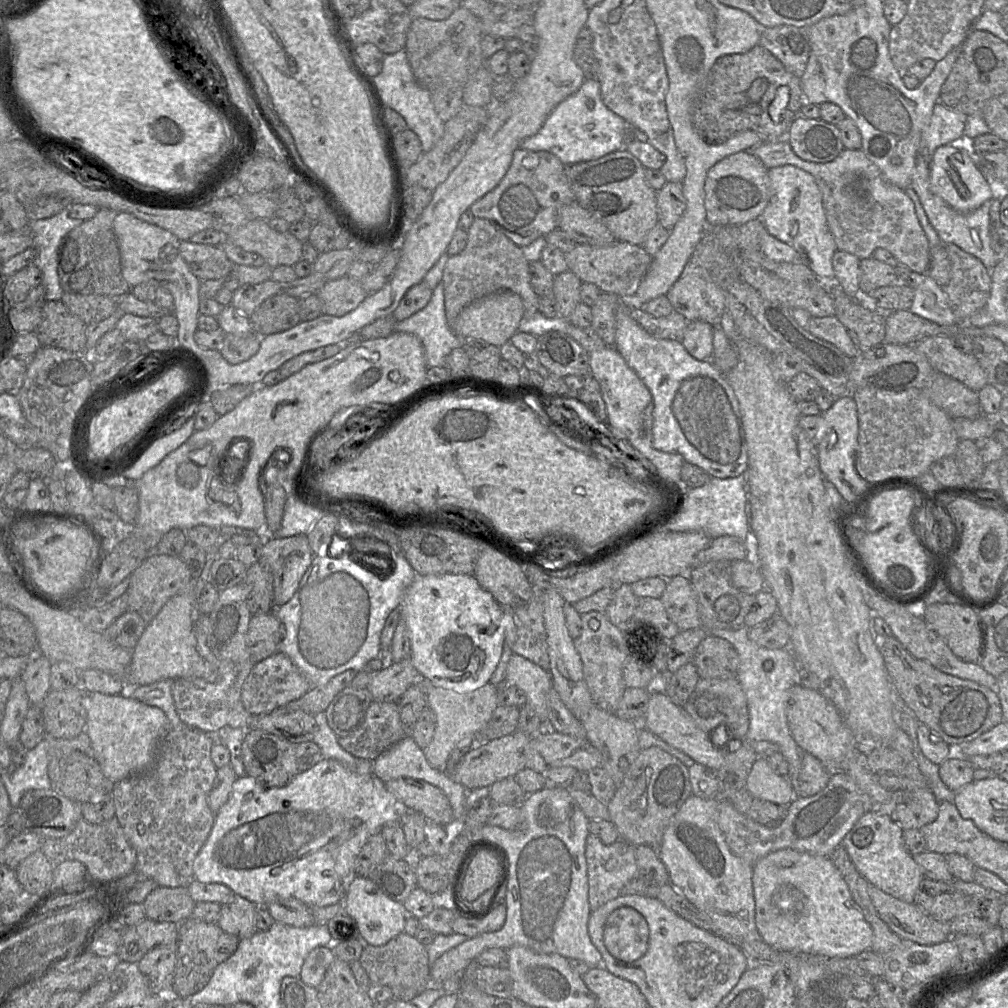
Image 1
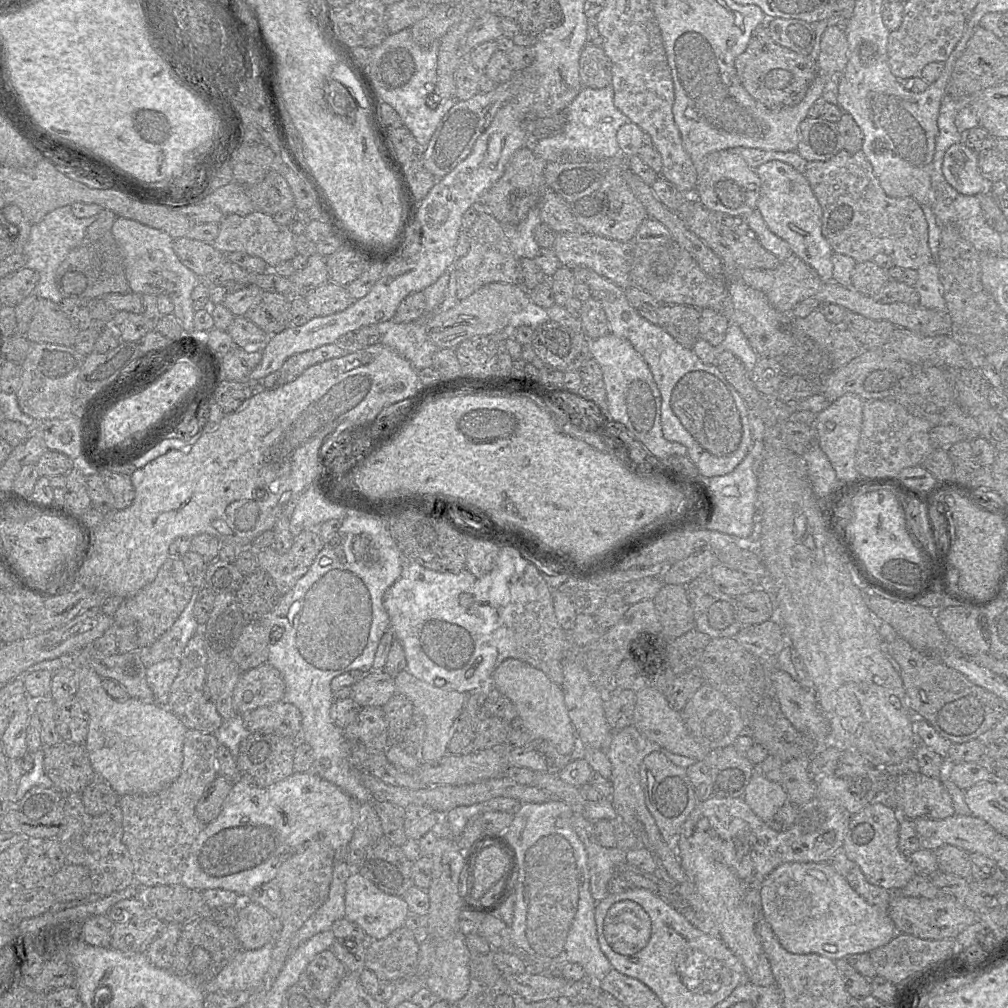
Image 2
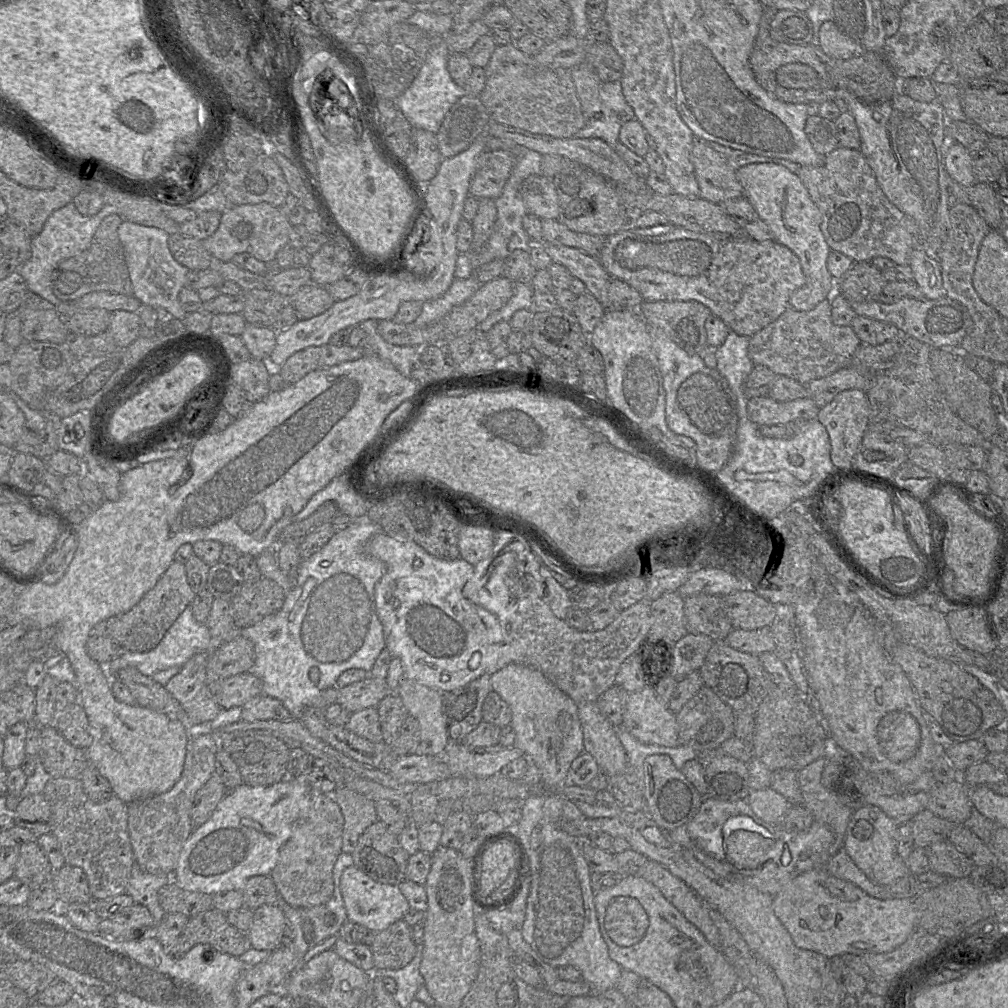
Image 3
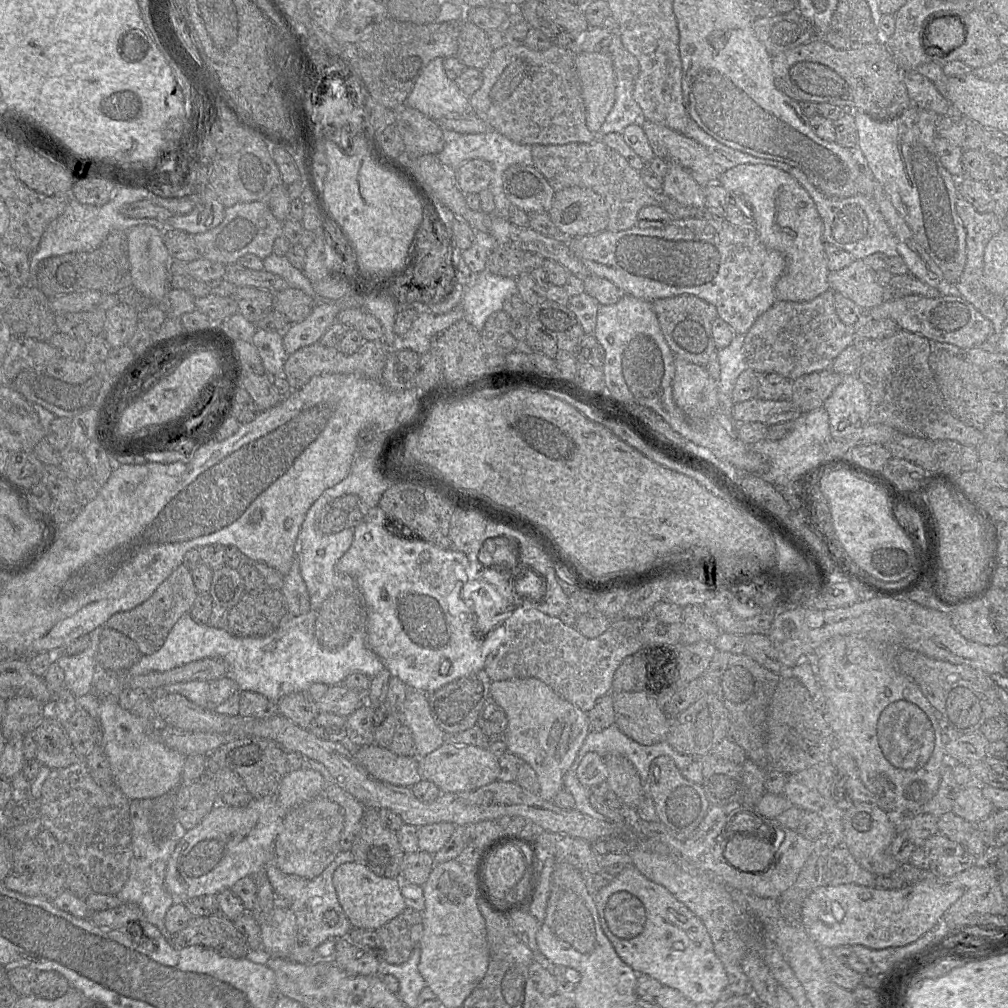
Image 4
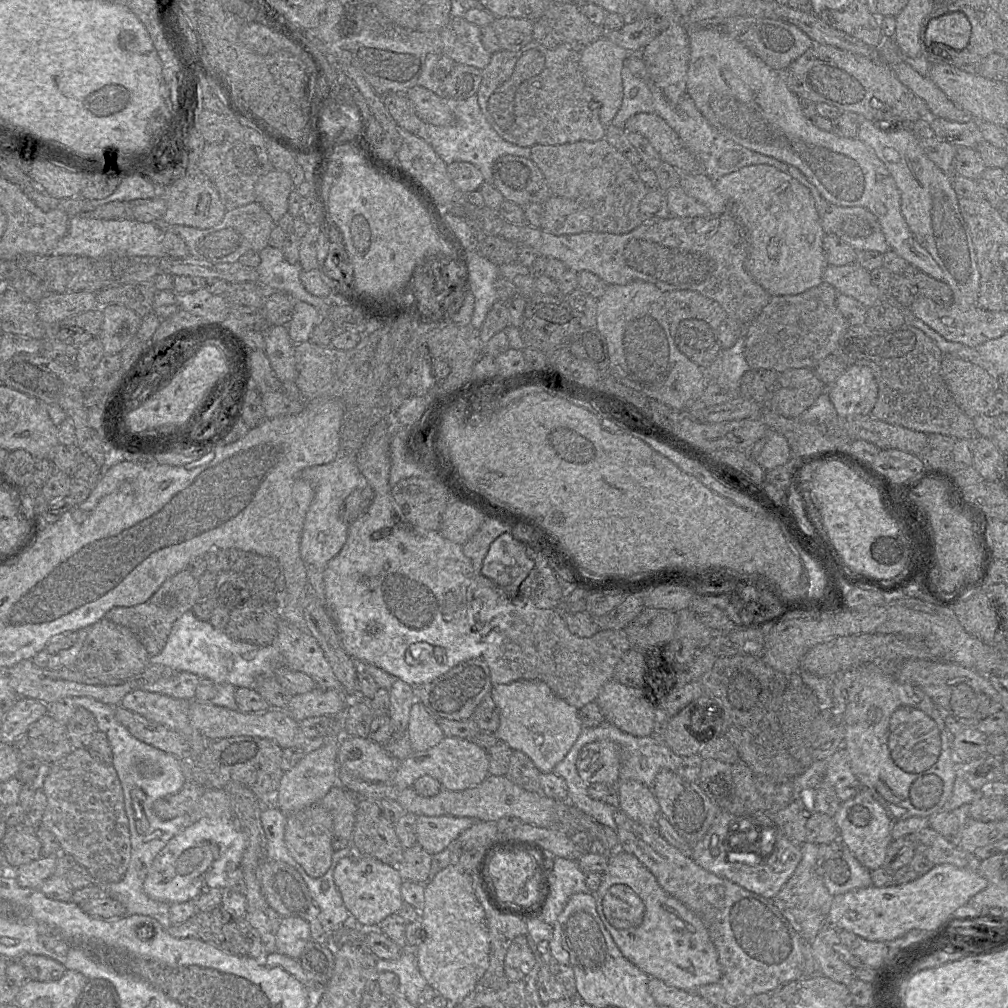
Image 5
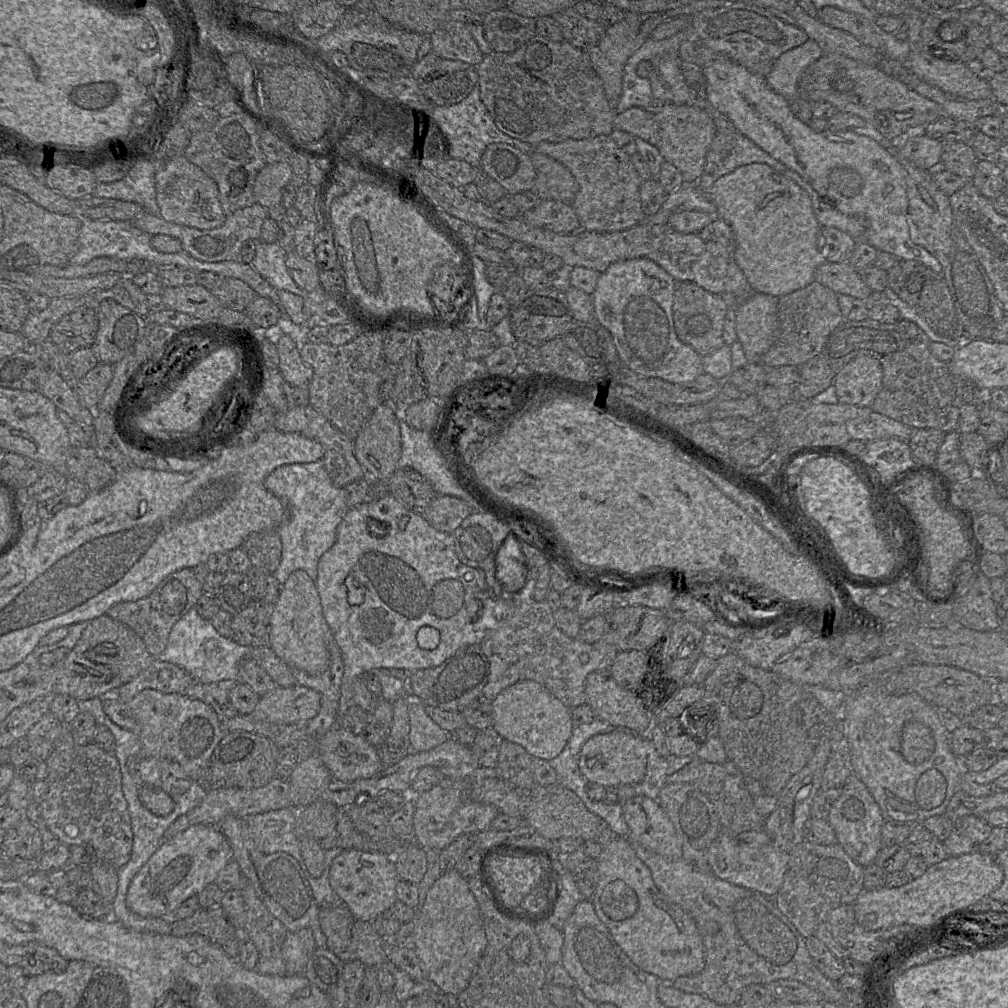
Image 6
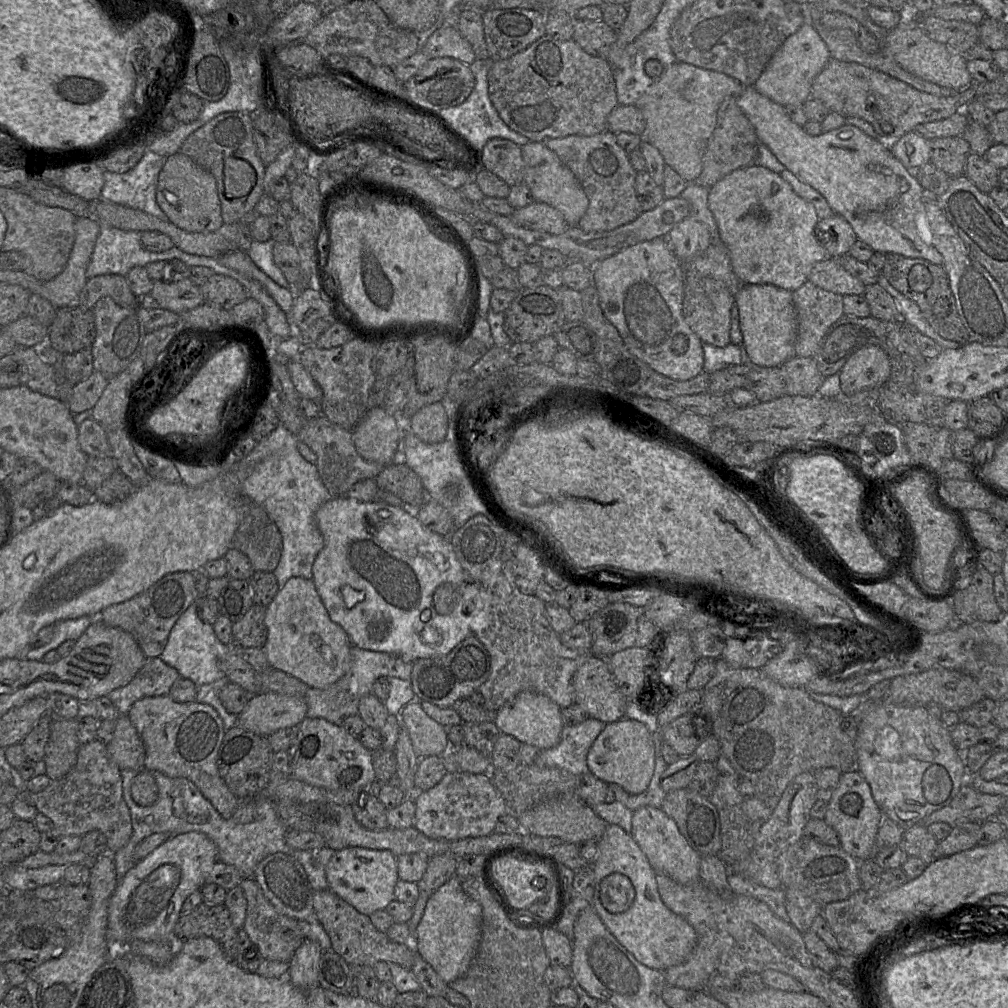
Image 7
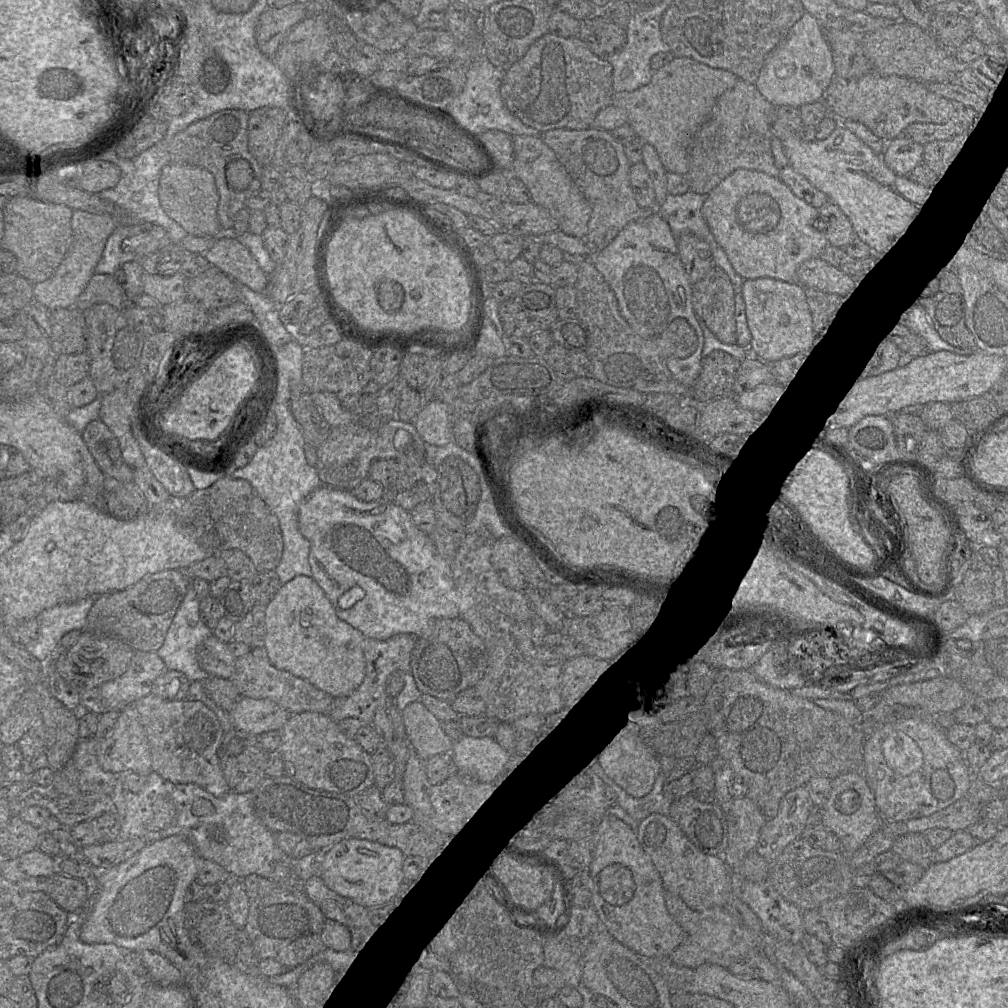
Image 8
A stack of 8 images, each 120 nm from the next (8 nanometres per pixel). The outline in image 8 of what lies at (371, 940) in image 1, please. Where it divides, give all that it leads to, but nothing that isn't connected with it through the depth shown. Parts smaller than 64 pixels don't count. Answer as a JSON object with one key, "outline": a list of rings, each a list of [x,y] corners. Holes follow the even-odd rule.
{"outline":[[[344,839],[319,853],[319,877],[337,894],[365,908],[383,905],[395,894],[402,878],[404,855],[395,847],[365,839]]]}

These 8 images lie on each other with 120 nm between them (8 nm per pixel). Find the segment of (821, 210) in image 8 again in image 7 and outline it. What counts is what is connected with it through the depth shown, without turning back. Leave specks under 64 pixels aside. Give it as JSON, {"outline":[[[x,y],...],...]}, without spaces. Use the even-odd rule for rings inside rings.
{"outline":[[[837,214],[826,219],[819,219],[817,229],[821,232],[829,232],[829,236],[831,236],[831,239],[824,245],[829,259],[849,254],[851,246],[857,240],[850,224]]]}

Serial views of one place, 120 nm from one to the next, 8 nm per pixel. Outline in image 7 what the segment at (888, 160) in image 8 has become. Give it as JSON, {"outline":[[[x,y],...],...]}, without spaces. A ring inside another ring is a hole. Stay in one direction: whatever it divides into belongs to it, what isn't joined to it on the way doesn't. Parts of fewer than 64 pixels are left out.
{"outline":[[[914,131],[895,141],[890,151],[906,169],[916,169],[931,160],[931,142]]]}

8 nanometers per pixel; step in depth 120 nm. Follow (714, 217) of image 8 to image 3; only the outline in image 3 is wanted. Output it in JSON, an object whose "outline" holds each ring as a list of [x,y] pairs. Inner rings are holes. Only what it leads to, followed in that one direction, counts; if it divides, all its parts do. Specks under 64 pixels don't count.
{"outline":[[[750,164],[736,170],[745,197],[759,218],[769,227],[773,240],[789,248],[799,259],[805,284],[795,290],[789,307],[796,311],[812,310],[835,292],[836,281],[827,268],[831,251],[821,231],[821,213],[797,174],[778,164]]]}

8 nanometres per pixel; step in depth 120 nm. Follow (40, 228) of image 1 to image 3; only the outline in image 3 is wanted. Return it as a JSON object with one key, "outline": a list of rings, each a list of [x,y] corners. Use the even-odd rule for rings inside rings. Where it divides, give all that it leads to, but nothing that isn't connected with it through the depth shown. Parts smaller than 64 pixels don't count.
{"outline":[[[73,201],[52,212],[40,233],[32,236],[32,254],[30,259],[22,263],[17,270],[25,279],[29,291],[38,294],[57,307],[62,300],[59,299],[52,290],[52,272],[63,260],[87,249],[102,220],[112,213],[117,213],[117,208],[110,204],[105,204],[98,213],[94,215],[83,215],[77,209]]]}

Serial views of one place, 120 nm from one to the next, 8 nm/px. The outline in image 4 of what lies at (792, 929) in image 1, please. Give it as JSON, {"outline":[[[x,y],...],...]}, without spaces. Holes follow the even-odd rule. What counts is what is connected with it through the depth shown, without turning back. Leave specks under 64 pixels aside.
{"outline":[[[925,879],[900,889],[883,890],[856,884],[838,886],[823,885],[815,889],[805,900],[800,923],[809,937],[819,946],[836,948],[839,946],[862,945],[880,950],[907,945],[935,927],[945,913],[964,893],[960,885],[949,885],[942,879]]]}

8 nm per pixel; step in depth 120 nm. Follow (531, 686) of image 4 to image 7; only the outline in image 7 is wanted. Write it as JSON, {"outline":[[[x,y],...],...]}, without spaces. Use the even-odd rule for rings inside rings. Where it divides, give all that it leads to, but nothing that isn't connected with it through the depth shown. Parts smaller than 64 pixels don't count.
{"outline":[[[524,690],[502,706],[494,715],[493,722],[500,733],[510,735],[521,744],[546,750],[557,745],[564,728],[562,708],[545,694]]]}

